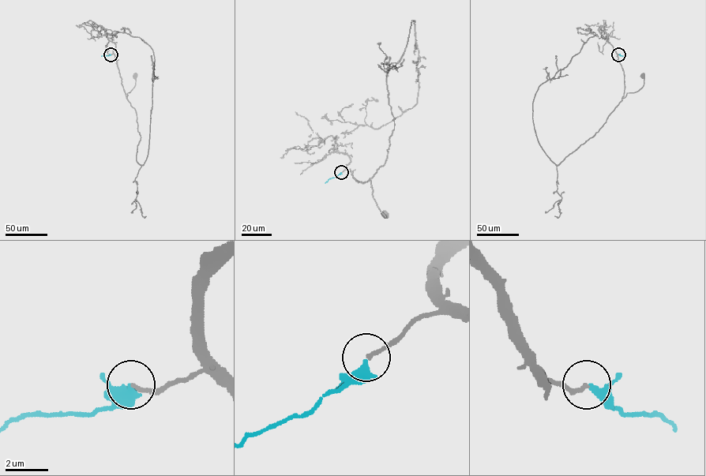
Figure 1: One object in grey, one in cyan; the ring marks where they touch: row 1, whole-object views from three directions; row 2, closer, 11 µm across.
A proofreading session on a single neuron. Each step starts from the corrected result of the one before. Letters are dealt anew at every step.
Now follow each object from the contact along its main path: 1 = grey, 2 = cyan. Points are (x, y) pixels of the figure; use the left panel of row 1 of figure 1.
1: (110, 54), (114, 55), (127, 98), (127, 93), (135, 84), (135, 75)
2: (110, 54), (101, 56)

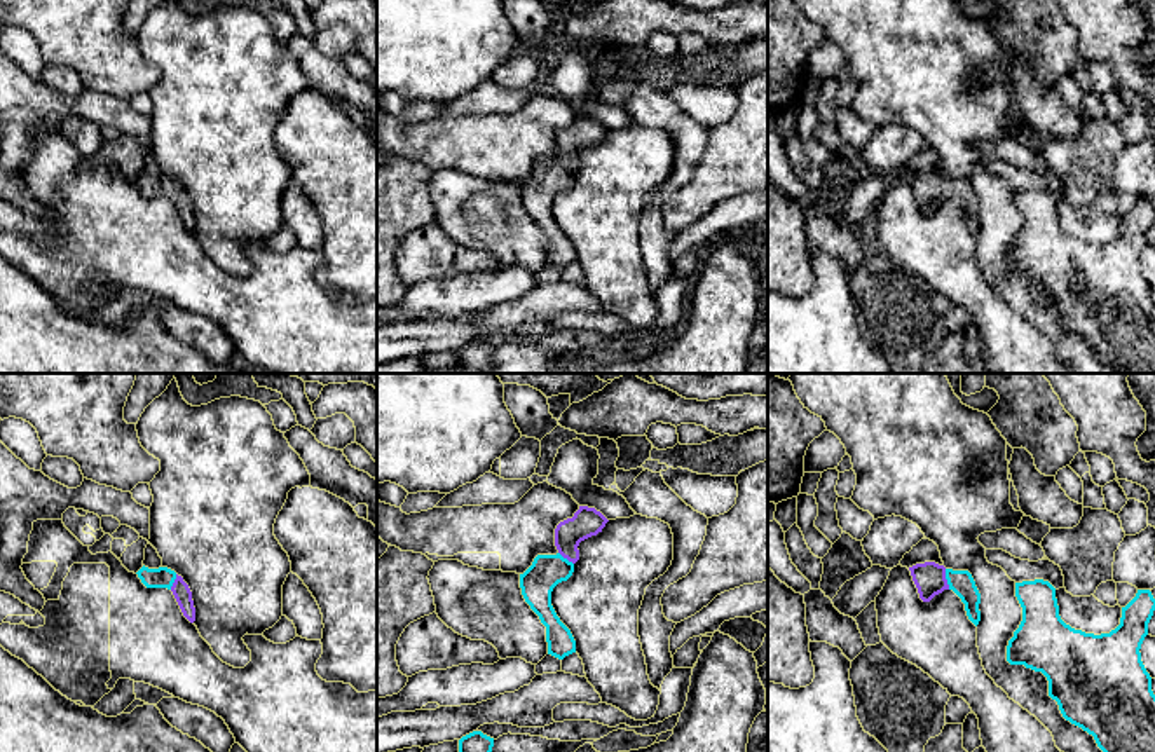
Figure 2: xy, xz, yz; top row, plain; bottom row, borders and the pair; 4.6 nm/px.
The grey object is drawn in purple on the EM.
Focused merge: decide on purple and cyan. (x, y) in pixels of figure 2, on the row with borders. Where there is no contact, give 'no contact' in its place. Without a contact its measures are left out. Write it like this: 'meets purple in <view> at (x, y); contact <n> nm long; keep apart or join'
meets purple in yz at (946, 580); contact 100 nm long; join

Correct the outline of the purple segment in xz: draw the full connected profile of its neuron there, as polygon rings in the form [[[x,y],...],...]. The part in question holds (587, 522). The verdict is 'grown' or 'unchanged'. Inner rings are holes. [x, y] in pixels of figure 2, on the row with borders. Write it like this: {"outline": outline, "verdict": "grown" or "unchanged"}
{"outline": [[[579,506],[572,518],[560,522],[555,529],[558,553],[537,555],[520,574],[522,595],[546,626],[548,654],[558,660],[576,653],[576,640],[555,612],[551,591],[572,576],[574,564],[579,560],[579,543],[602,532],[607,522],[595,508]]], "verdict": "grown"}

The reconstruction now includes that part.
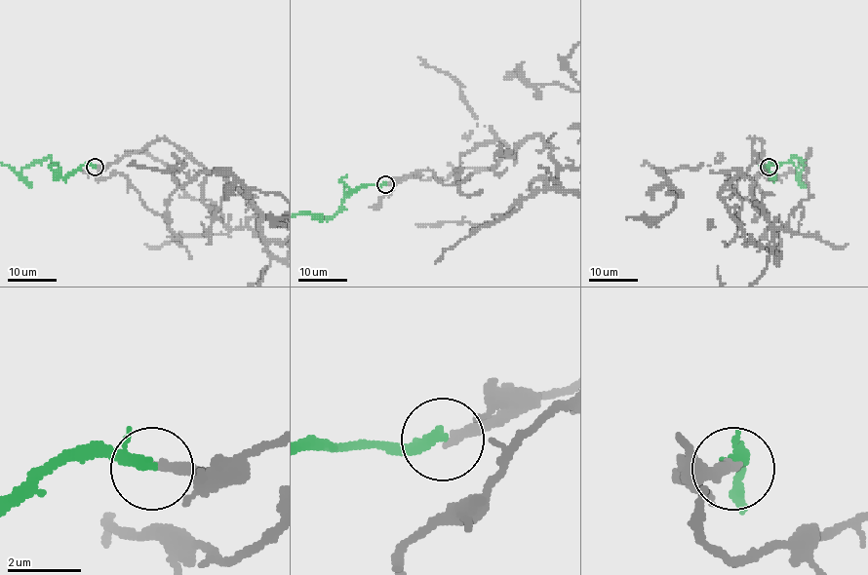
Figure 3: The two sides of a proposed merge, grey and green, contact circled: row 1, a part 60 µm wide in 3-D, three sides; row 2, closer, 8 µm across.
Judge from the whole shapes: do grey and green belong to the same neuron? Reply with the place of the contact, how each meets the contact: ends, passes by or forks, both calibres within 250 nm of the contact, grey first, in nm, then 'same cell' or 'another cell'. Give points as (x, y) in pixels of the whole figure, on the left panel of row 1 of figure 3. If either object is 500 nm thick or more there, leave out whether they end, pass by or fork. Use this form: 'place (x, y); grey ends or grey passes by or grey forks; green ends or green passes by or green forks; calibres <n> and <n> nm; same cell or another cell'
place (95, 167); grey ends; green passes by; calibres 280 and 240 nm; another cell

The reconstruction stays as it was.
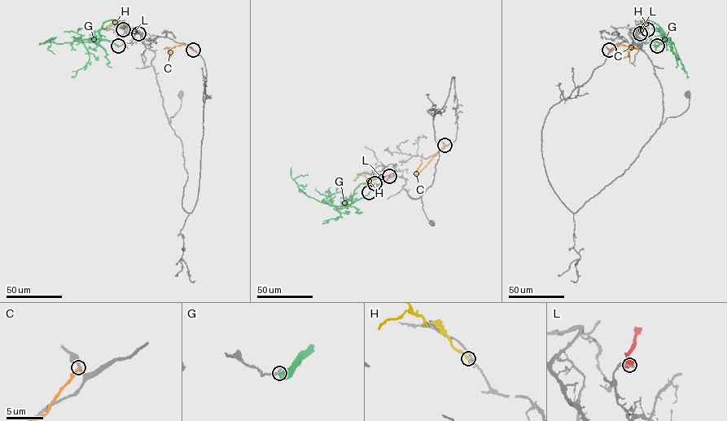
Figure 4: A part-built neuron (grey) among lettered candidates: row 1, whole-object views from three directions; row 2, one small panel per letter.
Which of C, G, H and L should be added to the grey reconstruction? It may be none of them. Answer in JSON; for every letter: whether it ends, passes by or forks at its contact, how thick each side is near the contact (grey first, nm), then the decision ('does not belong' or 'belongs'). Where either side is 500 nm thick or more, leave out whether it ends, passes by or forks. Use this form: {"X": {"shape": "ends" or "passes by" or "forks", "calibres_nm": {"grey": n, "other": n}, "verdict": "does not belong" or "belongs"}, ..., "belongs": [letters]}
{"C": {"shape": "ends", "calibres_nm": {"grey": 240, "other": 280}, "verdict": "does not belong"}, "G": {"calibres_nm": {"grey": 320, "other": 500}, "verdict": "does not belong"}, "H": {"shape": "ends", "calibres_nm": {"grey": 160, "other": 280}, "verdict": "does not belong"}, "L": {"calibres_nm": {"grey": 260, "other": 750}, "verdict": "does not belong"}, "belongs": []}

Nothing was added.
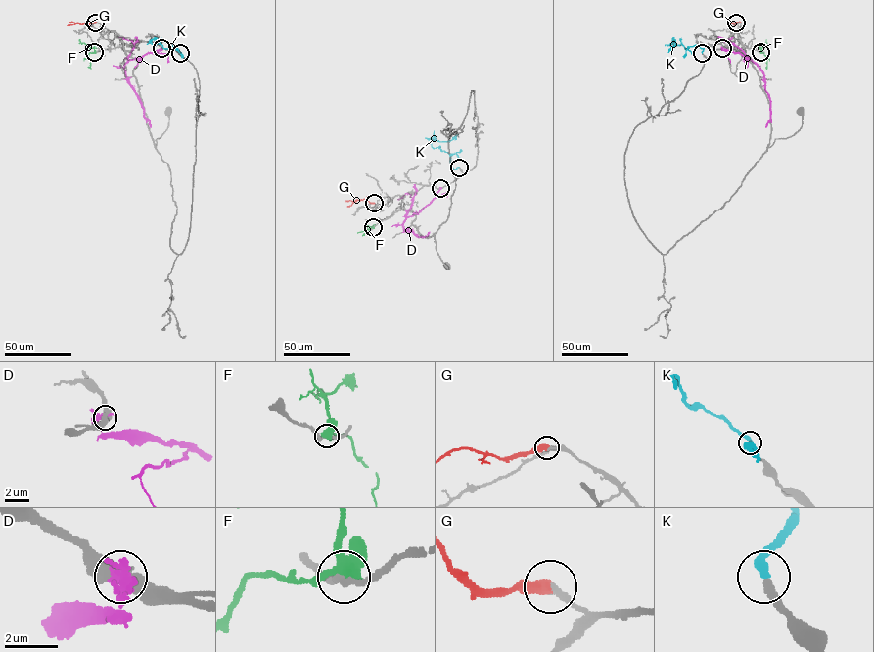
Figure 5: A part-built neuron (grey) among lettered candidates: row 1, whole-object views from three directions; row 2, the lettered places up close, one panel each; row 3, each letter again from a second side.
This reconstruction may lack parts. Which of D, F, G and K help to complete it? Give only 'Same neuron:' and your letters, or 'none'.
Same neuron: G, K

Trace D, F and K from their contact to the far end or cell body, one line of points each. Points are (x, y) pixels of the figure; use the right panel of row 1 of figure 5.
D: (722, 48), (739, 53), (761, 70), (770, 101), (770, 120), (765, 127)
F: (760, 52), (766, 57), (766, 69)
K: (702, 53), (703, 49), (697, 45), (684, 49), (681, 43), (673, 45), (674, 39), (675, 44), (668, 52)

